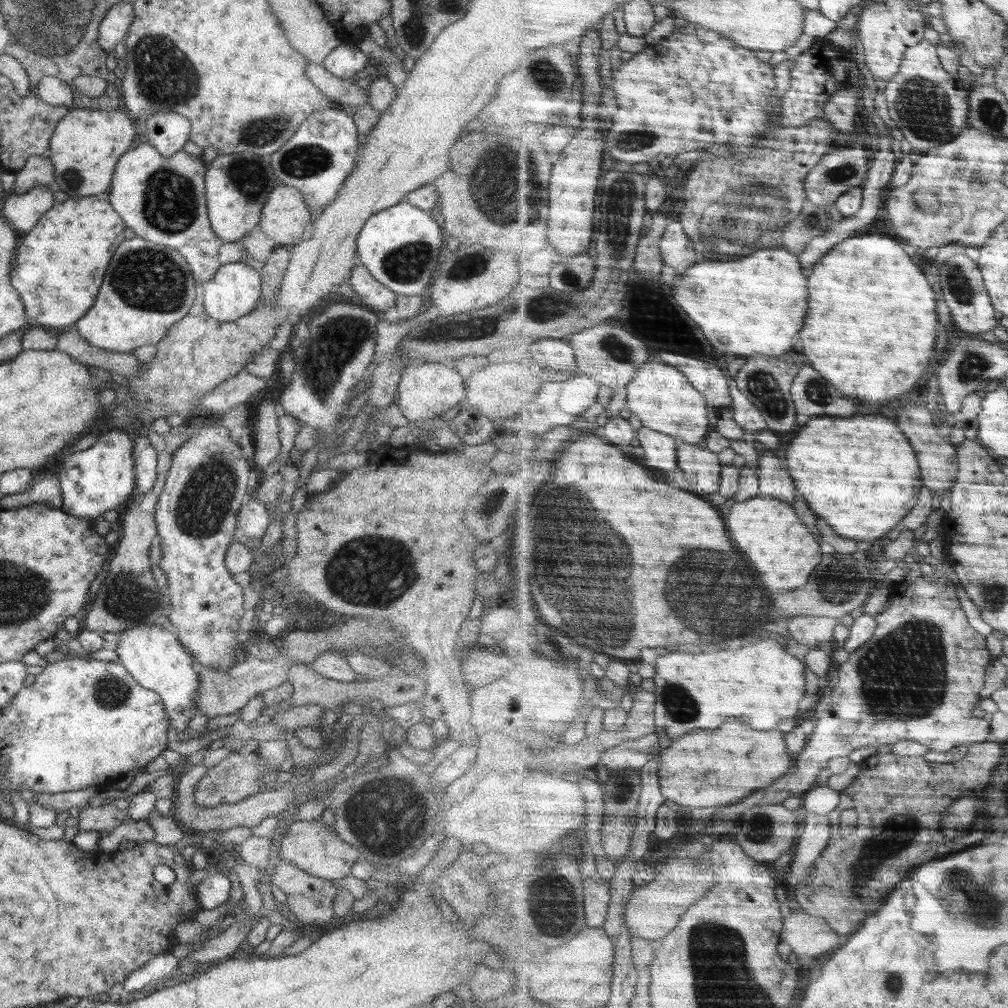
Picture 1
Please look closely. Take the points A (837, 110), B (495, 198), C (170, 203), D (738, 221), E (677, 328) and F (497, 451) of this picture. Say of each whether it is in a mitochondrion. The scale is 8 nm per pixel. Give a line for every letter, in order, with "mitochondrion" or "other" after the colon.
A: other
B: mitochondrion
C: mitochondrion
D: mitochondrion
E: other
F: other

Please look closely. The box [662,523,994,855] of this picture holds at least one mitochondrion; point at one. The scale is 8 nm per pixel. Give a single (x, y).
(902, 676)

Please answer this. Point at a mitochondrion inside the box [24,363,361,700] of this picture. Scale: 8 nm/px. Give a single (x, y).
(207, 495)

